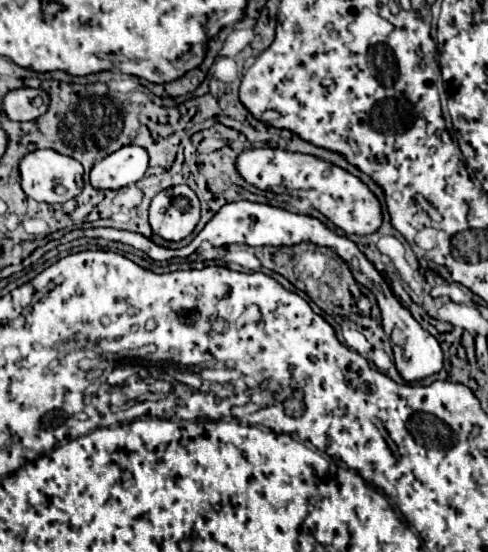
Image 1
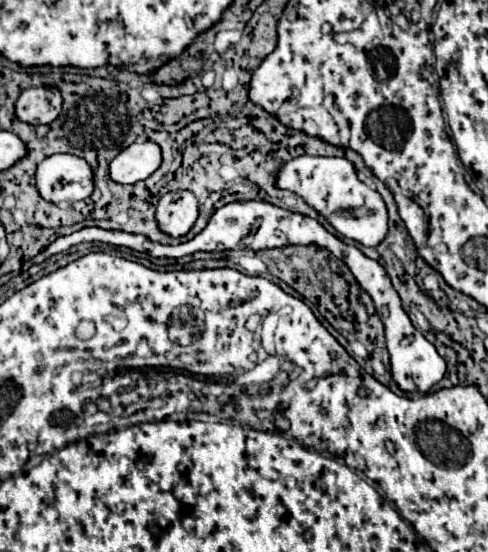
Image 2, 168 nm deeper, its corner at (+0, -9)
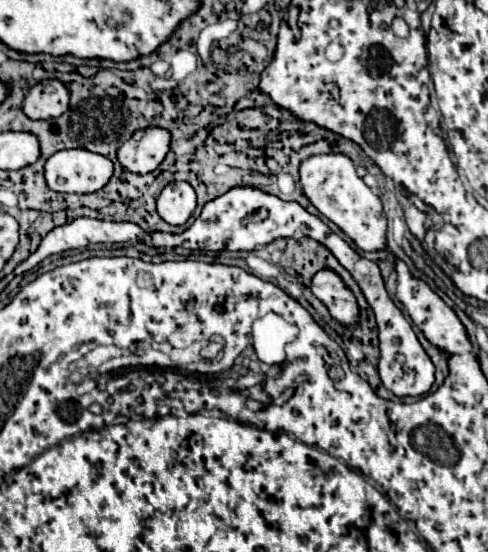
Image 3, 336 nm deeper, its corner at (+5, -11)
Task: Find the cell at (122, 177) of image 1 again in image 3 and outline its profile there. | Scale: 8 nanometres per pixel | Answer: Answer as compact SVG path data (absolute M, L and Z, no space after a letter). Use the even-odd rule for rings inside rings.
M147 127L139 129L125 141L119 149L121 165L137 175L151 173L159 167L159 163L169 153L171 133L163 127Z

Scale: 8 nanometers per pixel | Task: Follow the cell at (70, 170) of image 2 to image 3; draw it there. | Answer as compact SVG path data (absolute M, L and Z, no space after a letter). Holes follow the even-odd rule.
M65 149L45 165L47 185L57 193L95 193L113 177L113 163L87 149Z

